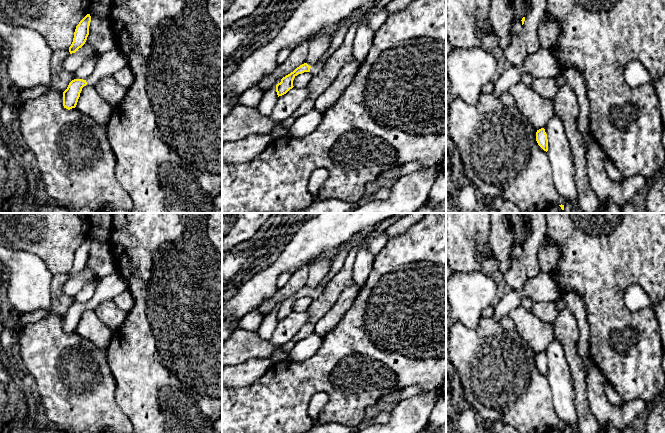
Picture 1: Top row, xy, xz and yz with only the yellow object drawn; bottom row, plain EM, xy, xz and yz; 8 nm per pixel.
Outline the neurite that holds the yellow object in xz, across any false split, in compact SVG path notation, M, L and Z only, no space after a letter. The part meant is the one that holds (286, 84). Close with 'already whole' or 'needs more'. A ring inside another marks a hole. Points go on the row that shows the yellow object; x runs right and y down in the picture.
M320 62L312 66L309 66L307 63L304 63L297 67L293 72L283 77L281 79L281 82L276 85L276 92L278 97L286 94L290 89L294 87L293 80L298 74L310 72L312 75L316 75L322 70L324 63L325 62Z; needs more

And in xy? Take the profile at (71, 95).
M116 48L99 54L95 69L91 76L86 80L72 80L67 89L63 92L64 108L70 110L76 107L82 88L87 84L95 85L100 79L107 76L113 76L117 71L126 69L128 66L129 62L126 56Z; needs more

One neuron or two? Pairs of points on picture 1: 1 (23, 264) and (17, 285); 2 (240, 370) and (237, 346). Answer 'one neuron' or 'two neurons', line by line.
1: one neuron
2: two neurons

